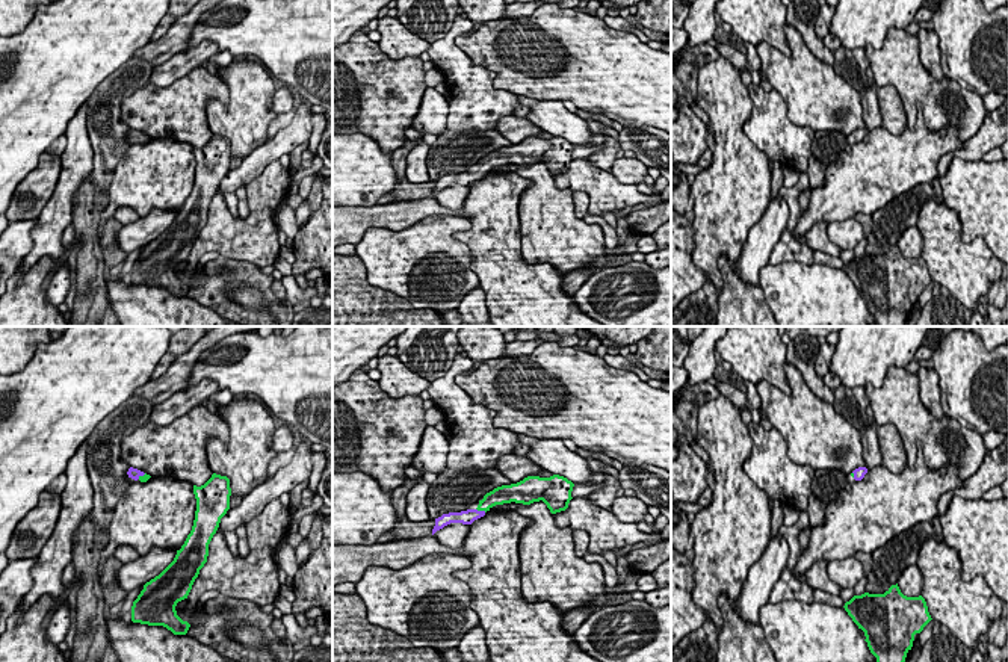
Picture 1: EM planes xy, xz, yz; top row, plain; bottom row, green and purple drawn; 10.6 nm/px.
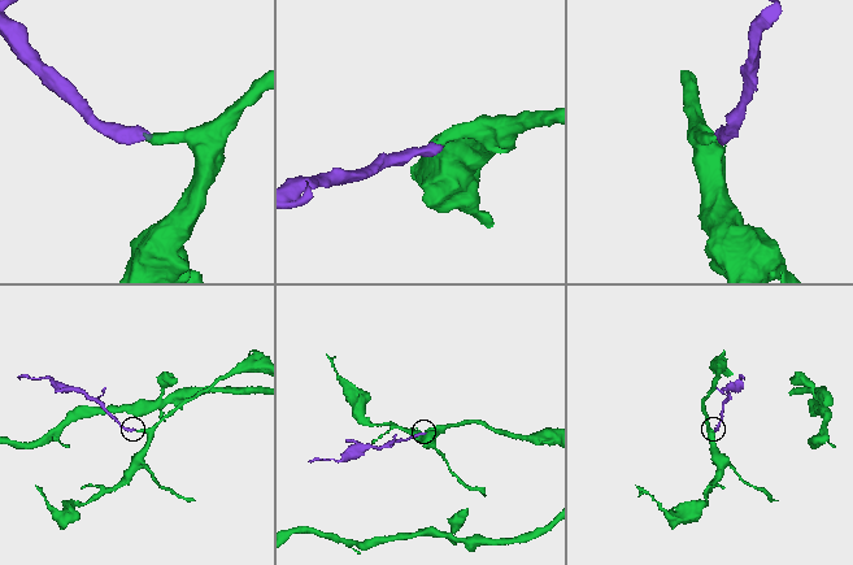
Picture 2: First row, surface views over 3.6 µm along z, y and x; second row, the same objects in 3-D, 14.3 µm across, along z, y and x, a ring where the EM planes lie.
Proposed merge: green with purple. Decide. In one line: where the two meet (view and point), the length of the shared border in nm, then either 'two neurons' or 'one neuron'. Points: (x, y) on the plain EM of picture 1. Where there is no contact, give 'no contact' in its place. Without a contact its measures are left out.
xz (481, 171) | 120 nm | one neuron

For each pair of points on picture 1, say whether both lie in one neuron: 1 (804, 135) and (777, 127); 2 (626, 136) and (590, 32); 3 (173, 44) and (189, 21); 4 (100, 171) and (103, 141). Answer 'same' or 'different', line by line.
1: same
2: different
3: same
4: same

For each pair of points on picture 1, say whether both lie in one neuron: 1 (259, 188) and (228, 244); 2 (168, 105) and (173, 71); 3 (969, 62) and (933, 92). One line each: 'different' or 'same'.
1: same
2: different
3: different

